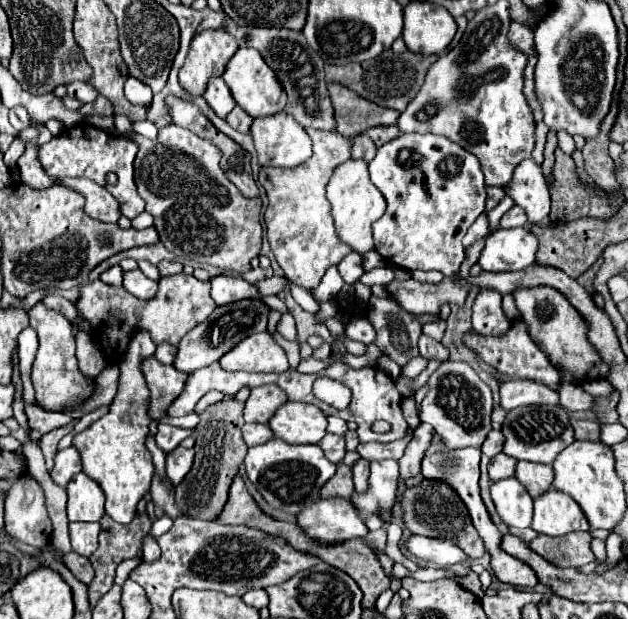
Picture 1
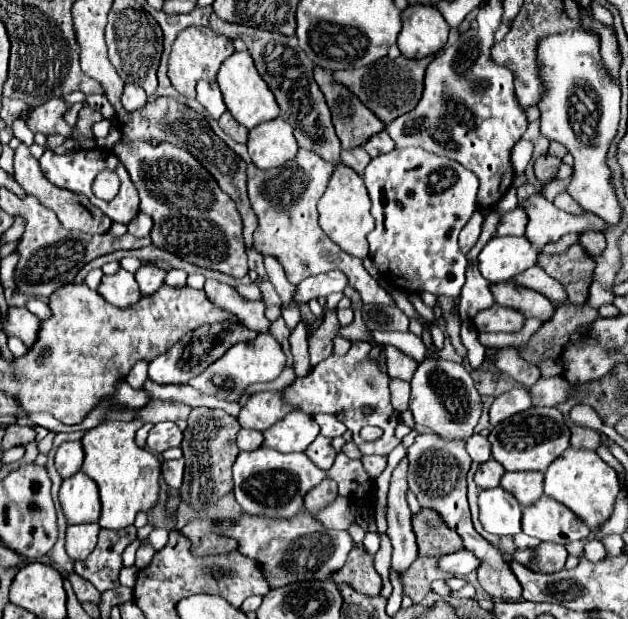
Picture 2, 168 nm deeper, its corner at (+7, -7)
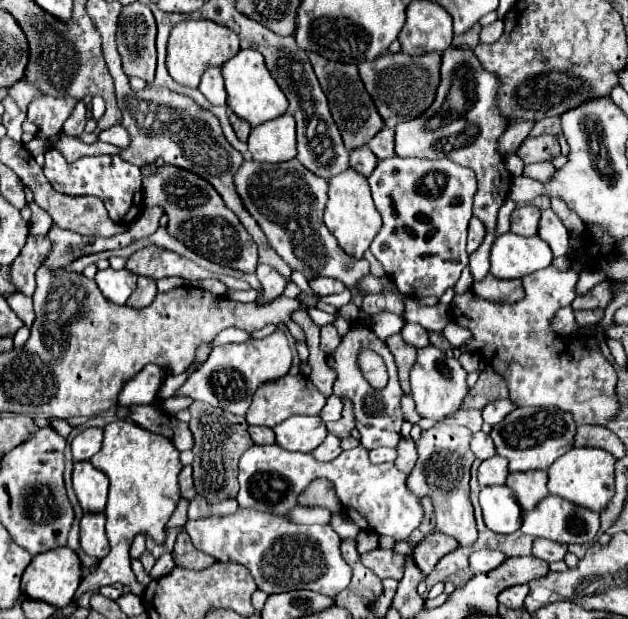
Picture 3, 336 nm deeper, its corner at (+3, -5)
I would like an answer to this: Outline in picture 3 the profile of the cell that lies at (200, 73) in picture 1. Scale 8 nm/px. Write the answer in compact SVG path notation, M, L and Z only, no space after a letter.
M183 21L173 27L169 43L167 43L167 69L169 75L185 87L197 87L201 75L209 67L221 67L239 51L239 37L223 25L215 25L213 21Z

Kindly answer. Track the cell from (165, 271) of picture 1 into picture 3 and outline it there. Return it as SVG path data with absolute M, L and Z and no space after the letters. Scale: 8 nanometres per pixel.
M145 275L143 277L139 277L139 281L137 281L137 289L133 291L133 295L129 297L129 301L127 301L127 305L131 305L131 307L147 307L153 299L155 299L155 295L157 295L157 285L155 285L157 281L155 279L147 279Z

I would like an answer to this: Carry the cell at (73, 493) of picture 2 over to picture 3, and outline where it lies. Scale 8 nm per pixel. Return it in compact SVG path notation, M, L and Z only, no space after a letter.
M79 461L73 467L73 489L83 513L103 513L107 503L107 477L89 461Z

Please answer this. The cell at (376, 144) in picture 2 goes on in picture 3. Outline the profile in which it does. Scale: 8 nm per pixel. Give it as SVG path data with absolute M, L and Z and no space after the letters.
M383 127L371 141L369 141L369 149L377 155L377 159L385 159L385 157L393 157L395 155L395 143L393 143L393 129Z

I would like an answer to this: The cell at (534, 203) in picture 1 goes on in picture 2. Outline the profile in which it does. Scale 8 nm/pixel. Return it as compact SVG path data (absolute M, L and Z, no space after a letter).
M541 195L531 197L521 205L527 215L527 233L525 237L537 245L539 249L547 243L559 241L565 233L585 233L585 231L607 231L607 223L603 223L599 217L593 213L583 213L583 215L571 215L565 211L559 211L553 203L545 201Z

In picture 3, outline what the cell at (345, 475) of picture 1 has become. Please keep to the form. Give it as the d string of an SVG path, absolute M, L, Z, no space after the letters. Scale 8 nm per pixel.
M315 479L299 495L299 505L305 505L305 507L325 507L331 513L339 513L341 511L339 497L335 495L335 487L331 487L329 479Z

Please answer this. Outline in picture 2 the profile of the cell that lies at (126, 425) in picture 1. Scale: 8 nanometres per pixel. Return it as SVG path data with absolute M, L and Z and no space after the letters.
M155 401L139 409L137 419L131 423L119 423L119 421L109 421L101 423L85 433L81 439L83 449L85 449L85 461L81 471L89 475L101 495L101 519L99 525L103 529L123 529L127 525L133 525L135 515L139 511L151 511L155 503L159 501L159 477L161 477L161 461L155 453L149 449L141 449L135 443L135 433L137 429L151 421L175 421L175 419L187 419L191 407L185 403L173 403L173 401Z

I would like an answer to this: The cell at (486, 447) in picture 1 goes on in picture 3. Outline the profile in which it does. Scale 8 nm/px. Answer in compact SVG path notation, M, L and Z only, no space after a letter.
M477 431L477 433L473 435L473 439L471 439L471 451L473 451L473 453L475 453L475 457L477 457L477 459L481 459L481 461L485 461L485 459L493 457L493 455L495 455L493 439L491 439L487 433Z

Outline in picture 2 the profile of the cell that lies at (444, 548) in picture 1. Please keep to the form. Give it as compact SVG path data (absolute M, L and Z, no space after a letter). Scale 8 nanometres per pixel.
M457 551L457 553L451 553L447 557L441 557L439 559L439 567L451 575L469 575L471 571L475 571L479 567L479 559L471 553L471 551Z

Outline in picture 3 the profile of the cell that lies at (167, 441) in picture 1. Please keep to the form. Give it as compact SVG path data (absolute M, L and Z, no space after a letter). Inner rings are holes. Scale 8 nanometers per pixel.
M355 323L349 333L341 339L341 345L329 355L327 359L327 365L335 371L337 379L333 383L333 395L337 395L339 399L347 399L353 403L353 411L355 411L355 421L357 421L357 429L361 433L361 445L365 449L377 449L377 447L397 447L397 443L401 441L401 423L403 423L403 417L401 417L401 397L403 397L403 389L399 385L399 379L397 379L397 367L395 367L395 361L393 361L393 355L389 353L387 345L377 339L377 335L367 329L367 325L361 325L361 323ZM361 347L369 347L373 349L377 355L383 357L385 365L387 365L387 371L389 371L389 383L385 389L377 391L373 389L361 375L359 367L357 367L357 351Z

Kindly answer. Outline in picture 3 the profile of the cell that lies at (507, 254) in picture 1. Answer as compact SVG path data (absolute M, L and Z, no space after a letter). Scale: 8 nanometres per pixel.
M505 233L491 245L491 275L497 279L521 279L551 265L553 253L537 235L521 237Z

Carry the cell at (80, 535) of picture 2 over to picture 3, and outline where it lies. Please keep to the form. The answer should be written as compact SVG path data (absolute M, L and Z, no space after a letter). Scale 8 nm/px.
M87 513L79 523L79 545L91 557L105 557L109 551L109 543L105 537L105 515L103 513Z

